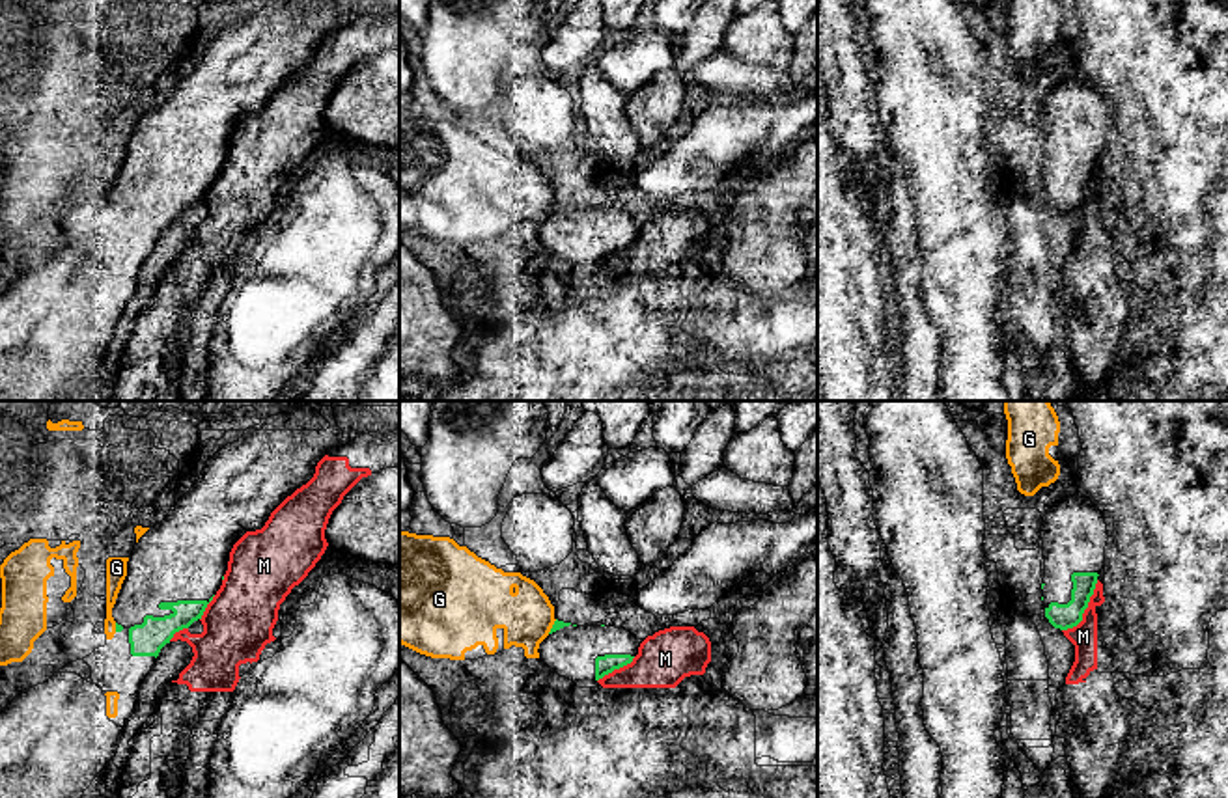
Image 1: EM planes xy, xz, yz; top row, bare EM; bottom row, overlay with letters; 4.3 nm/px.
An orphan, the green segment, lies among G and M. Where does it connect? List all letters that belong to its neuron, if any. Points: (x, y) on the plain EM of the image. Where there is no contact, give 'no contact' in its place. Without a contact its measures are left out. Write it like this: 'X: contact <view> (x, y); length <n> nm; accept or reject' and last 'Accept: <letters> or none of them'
G: contact xz (553, 209); length 80 nm; reject
M: contact yz (1085, 191); length 280 nm; reject
Accept: none of them

